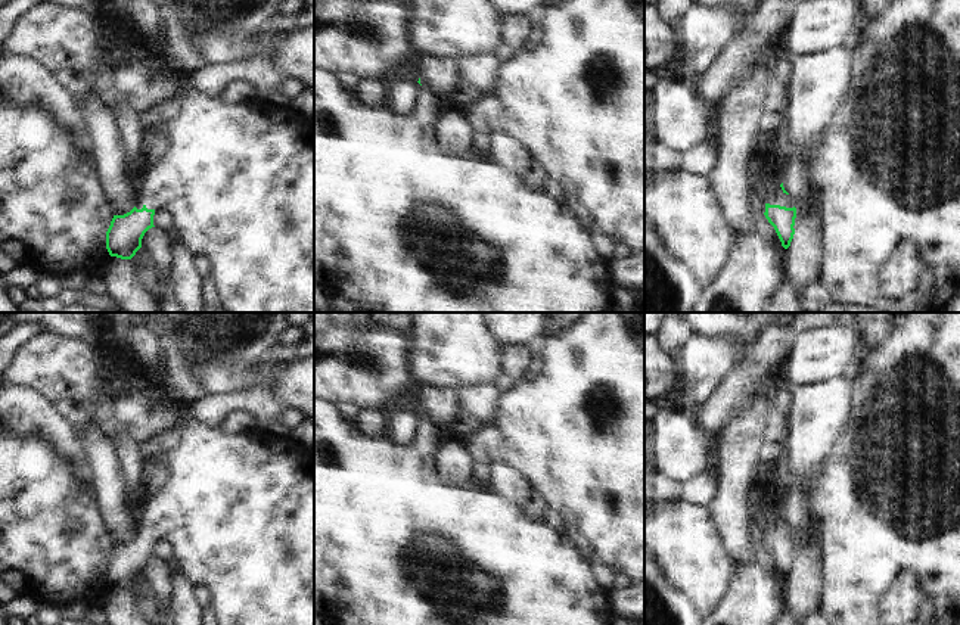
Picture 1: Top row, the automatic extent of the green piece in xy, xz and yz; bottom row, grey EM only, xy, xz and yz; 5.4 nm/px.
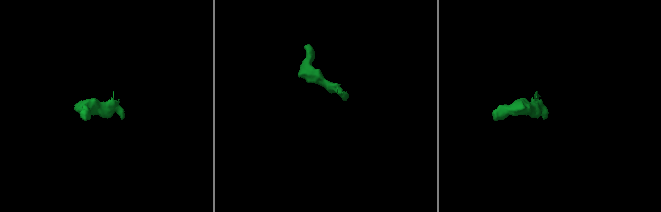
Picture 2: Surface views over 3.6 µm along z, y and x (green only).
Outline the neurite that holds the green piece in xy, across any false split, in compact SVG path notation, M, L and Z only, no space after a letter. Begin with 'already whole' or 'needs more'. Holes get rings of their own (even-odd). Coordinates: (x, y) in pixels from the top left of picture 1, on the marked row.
needs more | M193 87L187 88L178 99L178 114L167 122L170 143L164 156L152 168L140 168L137 172L136 206L124 214L114 215L106 231L106 249L111 256L131 259L142 248L145 233L155 227L156 209L165 209L181 245L195 256L202 255L211 265L211 277L217 287L223 310L227 312L314 312L314 124L301 121L289 109L271 112L258 100L227 103L220 96L212 97Z

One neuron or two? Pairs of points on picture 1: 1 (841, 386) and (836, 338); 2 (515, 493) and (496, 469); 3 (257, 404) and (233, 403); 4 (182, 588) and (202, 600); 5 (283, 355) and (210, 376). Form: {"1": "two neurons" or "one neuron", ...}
{"1": "two neurons", "2": "one neuron", "3": "one neuron", "4": "two neurons", "5": "two neurons"}

